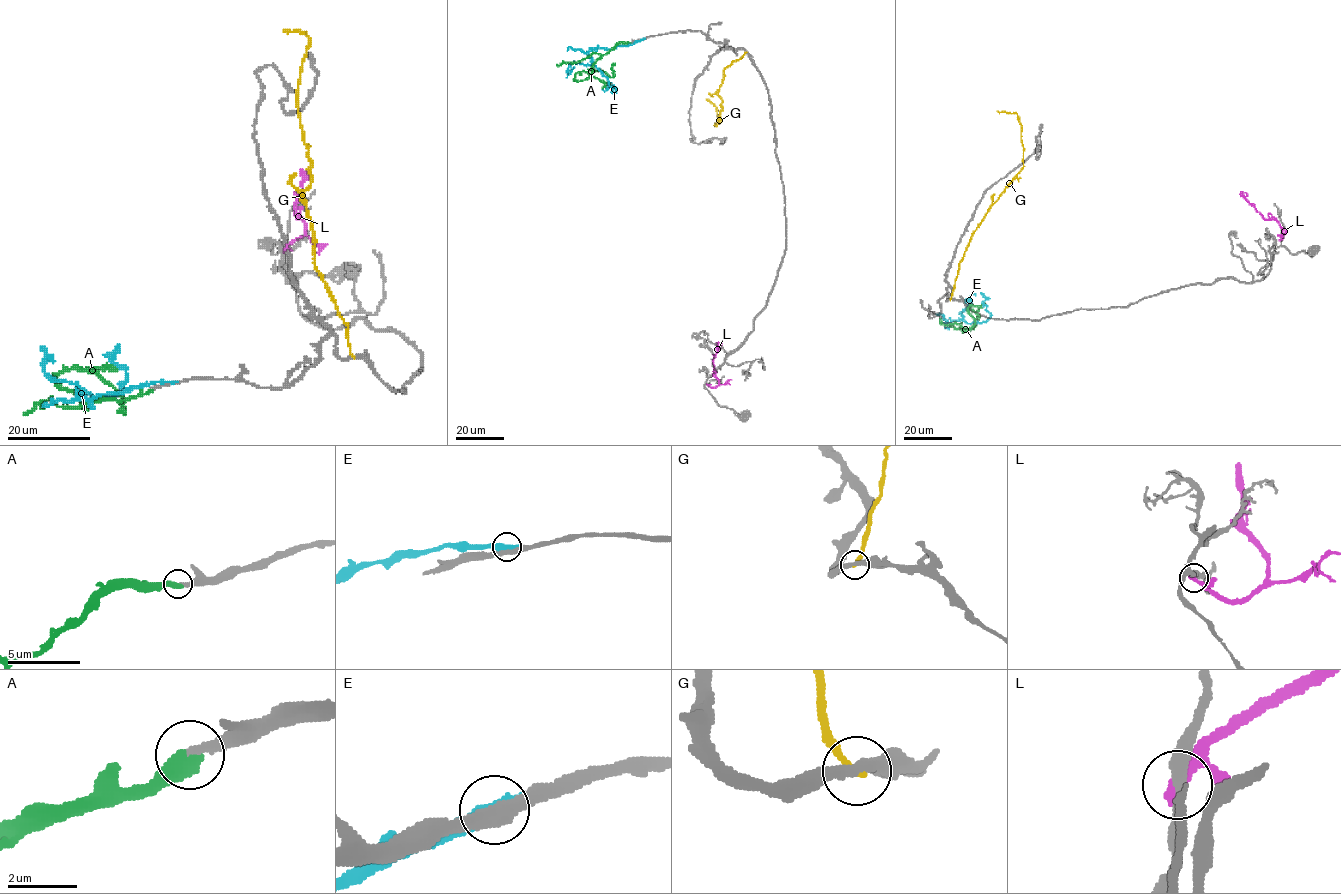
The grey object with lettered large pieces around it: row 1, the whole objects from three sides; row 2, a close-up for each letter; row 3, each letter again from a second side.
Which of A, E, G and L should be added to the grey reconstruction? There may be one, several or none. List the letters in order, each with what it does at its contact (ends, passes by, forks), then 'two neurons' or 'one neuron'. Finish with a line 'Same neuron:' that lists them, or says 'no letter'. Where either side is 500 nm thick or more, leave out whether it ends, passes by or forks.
A: it ends there; one neuron
E: two neurons
G: it ends there; two neurons
L: it ends there; two neurons
Same neuron: A

